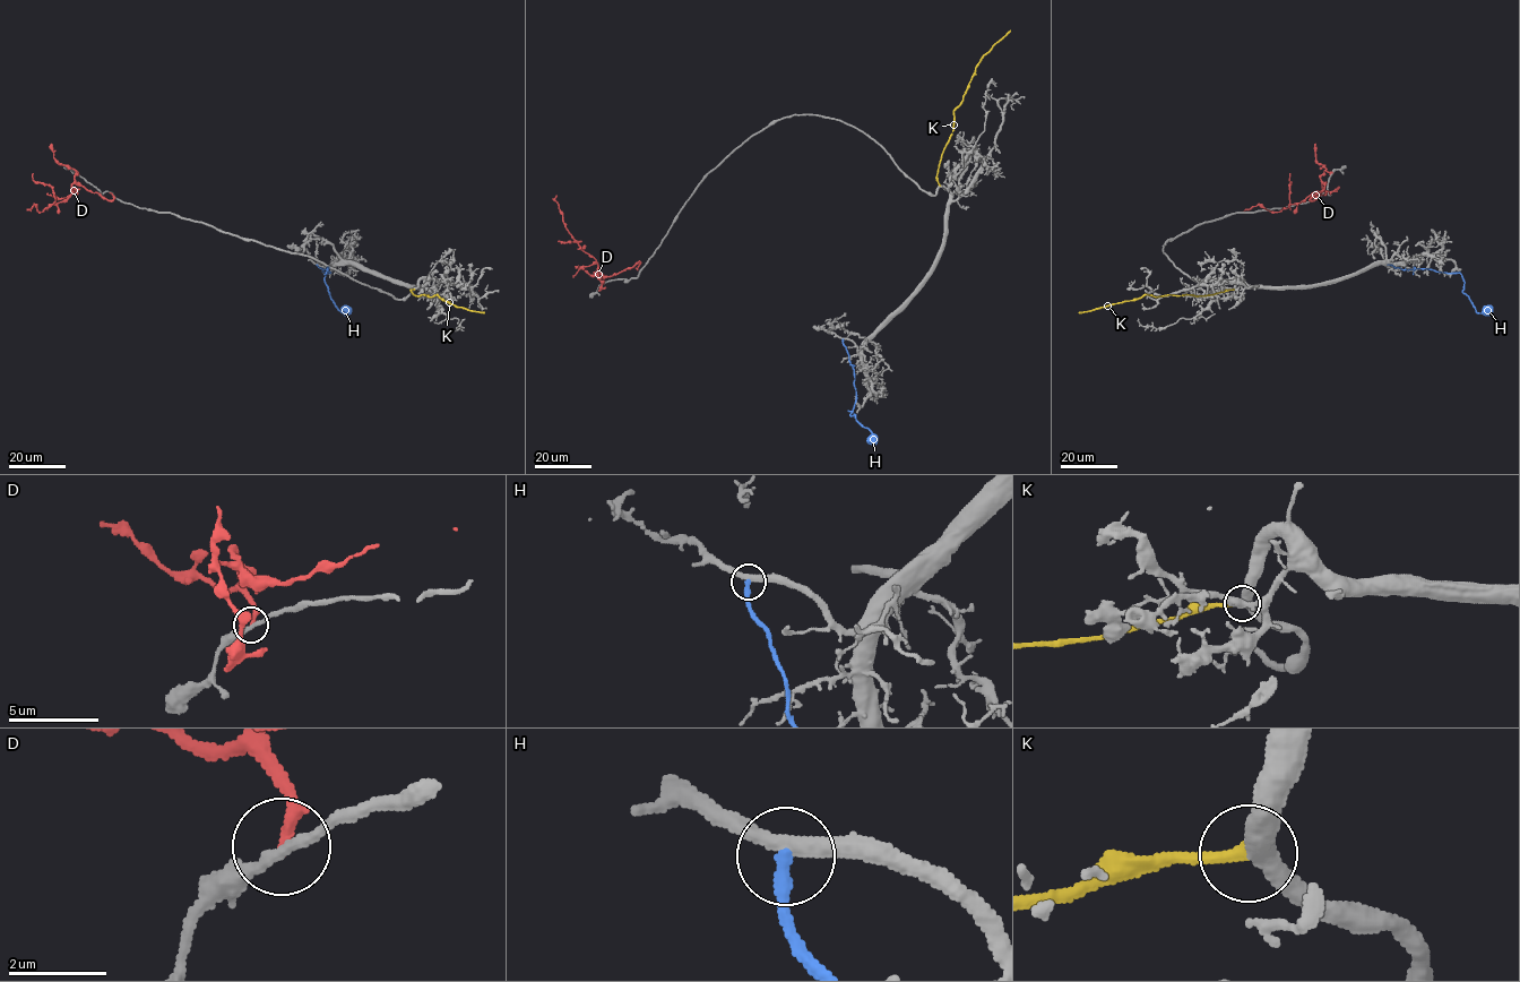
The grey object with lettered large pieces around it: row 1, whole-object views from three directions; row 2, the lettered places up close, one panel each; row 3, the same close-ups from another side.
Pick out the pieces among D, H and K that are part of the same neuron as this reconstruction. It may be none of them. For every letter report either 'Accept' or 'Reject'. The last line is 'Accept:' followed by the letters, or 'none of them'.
D: Reject
H: Reject
K: Accept
Accept: K

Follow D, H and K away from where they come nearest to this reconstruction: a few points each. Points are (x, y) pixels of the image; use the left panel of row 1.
D: (77, 172), (67, 199), (39, 212), (34, 205), (28, 208), (31, 210)
H: (317, 265), (330, 272), (324, 278), (335, 306), (345, 313), (345, 307)
K: (413, 290), (411, 291), (414, 295), (437, 294), (455, 306), (484, 311)

